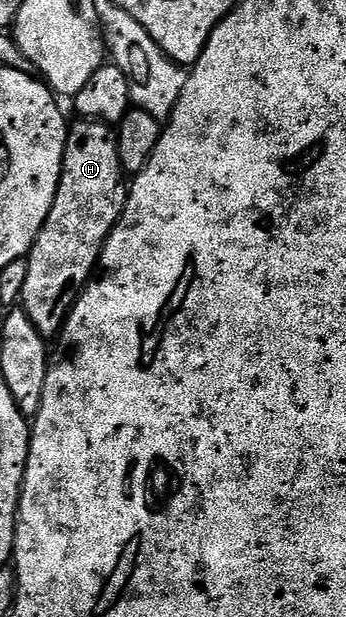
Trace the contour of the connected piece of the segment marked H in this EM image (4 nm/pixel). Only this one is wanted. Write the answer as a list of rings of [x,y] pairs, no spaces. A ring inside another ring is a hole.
[[[75,120],[70,123],[57,196],[26,257],[29,276],[25,276],[21,299],[21,308],[45,340],[54,339],[62,331],[75,299],[96,273],[103,245],[127,203],[129,186],[117,156],[115,136],[116,131],[106,122]]]

